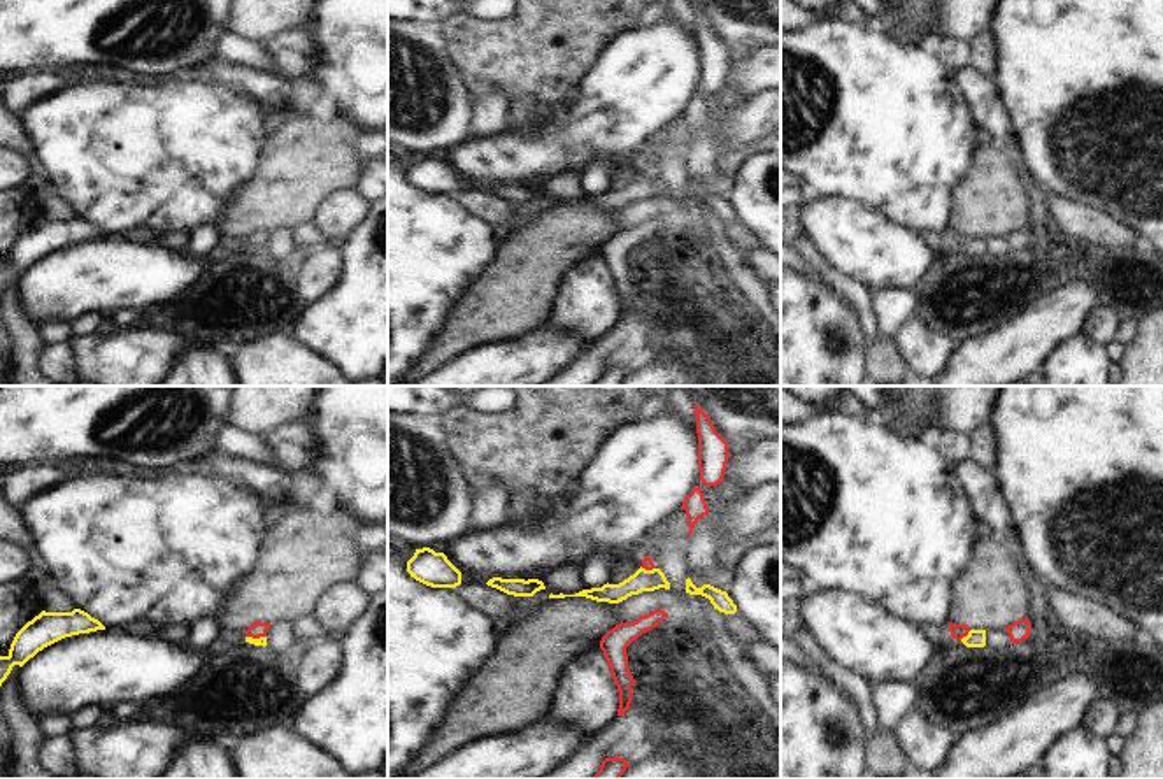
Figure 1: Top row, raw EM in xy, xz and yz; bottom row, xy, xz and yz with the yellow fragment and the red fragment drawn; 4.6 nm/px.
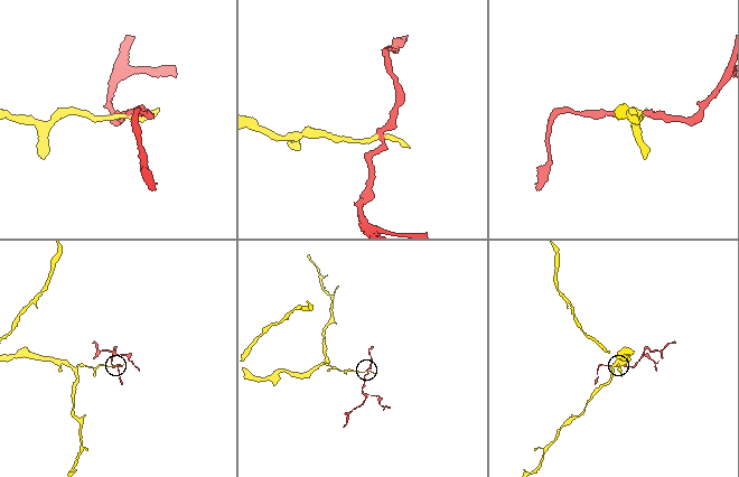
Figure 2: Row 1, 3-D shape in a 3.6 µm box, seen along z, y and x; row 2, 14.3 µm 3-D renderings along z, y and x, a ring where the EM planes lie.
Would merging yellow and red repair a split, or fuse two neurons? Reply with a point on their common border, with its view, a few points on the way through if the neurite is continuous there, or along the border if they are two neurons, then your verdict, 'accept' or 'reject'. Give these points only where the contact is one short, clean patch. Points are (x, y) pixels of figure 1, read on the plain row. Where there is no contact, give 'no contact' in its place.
yz (967, 242) | along yz (970, 237), (960, 246) | reject

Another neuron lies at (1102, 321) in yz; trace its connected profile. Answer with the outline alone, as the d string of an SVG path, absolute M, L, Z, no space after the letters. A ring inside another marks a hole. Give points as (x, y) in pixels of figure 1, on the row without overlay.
M1096 304L1089 312L1088 319L1082 326L1082 333L1091 337L1093 340L1107 346L1119 326L1119 316L1103 304Z

